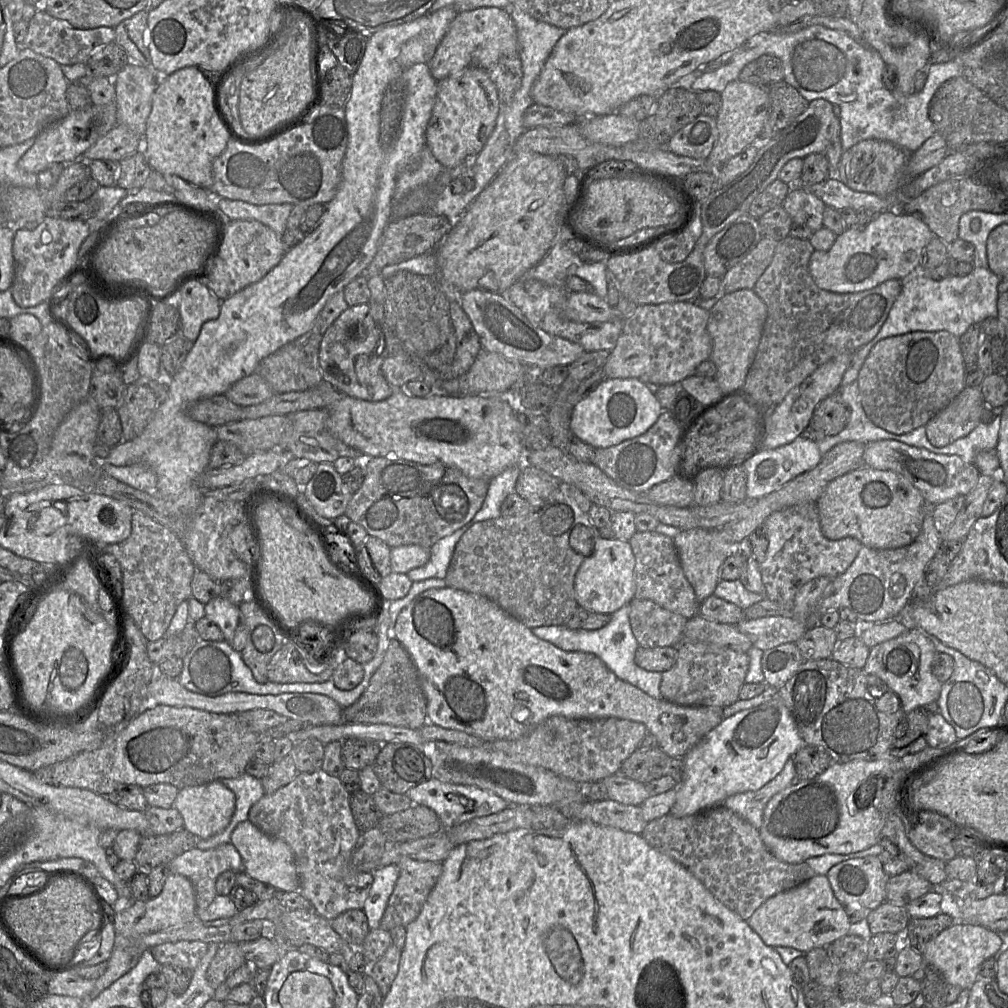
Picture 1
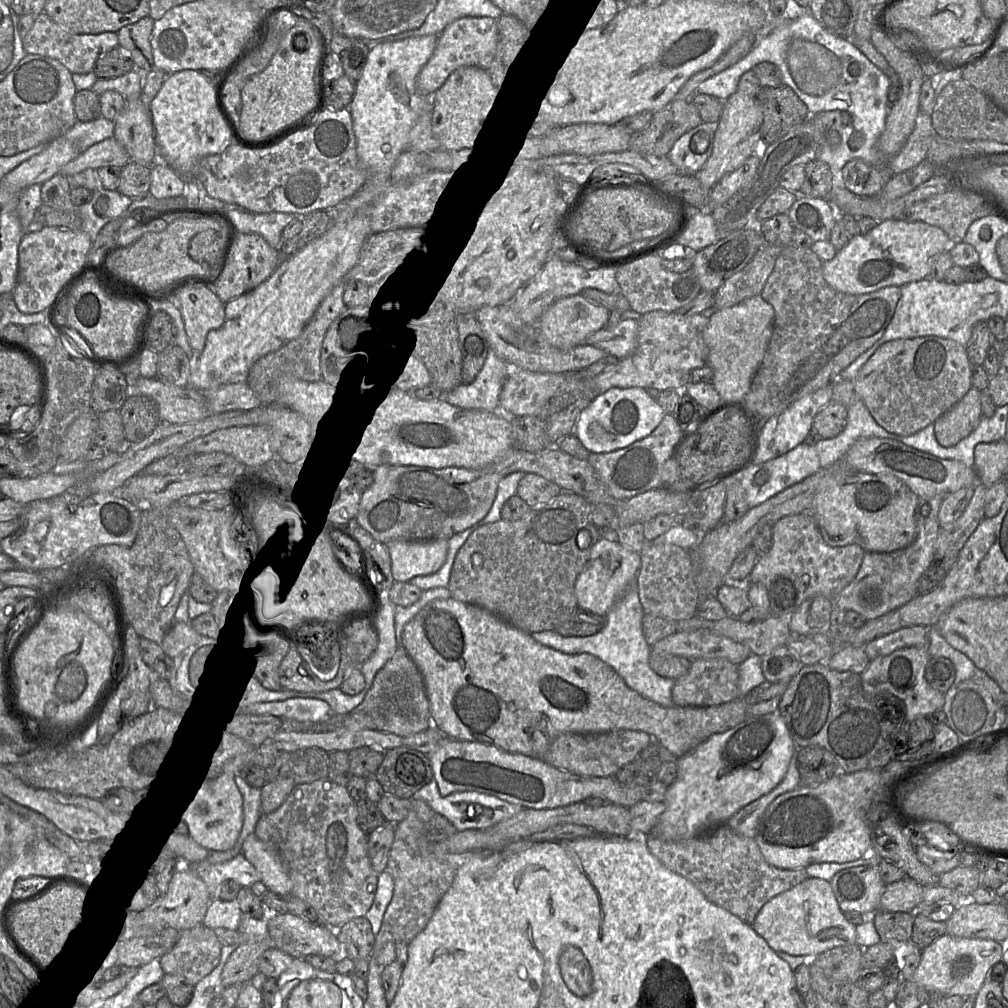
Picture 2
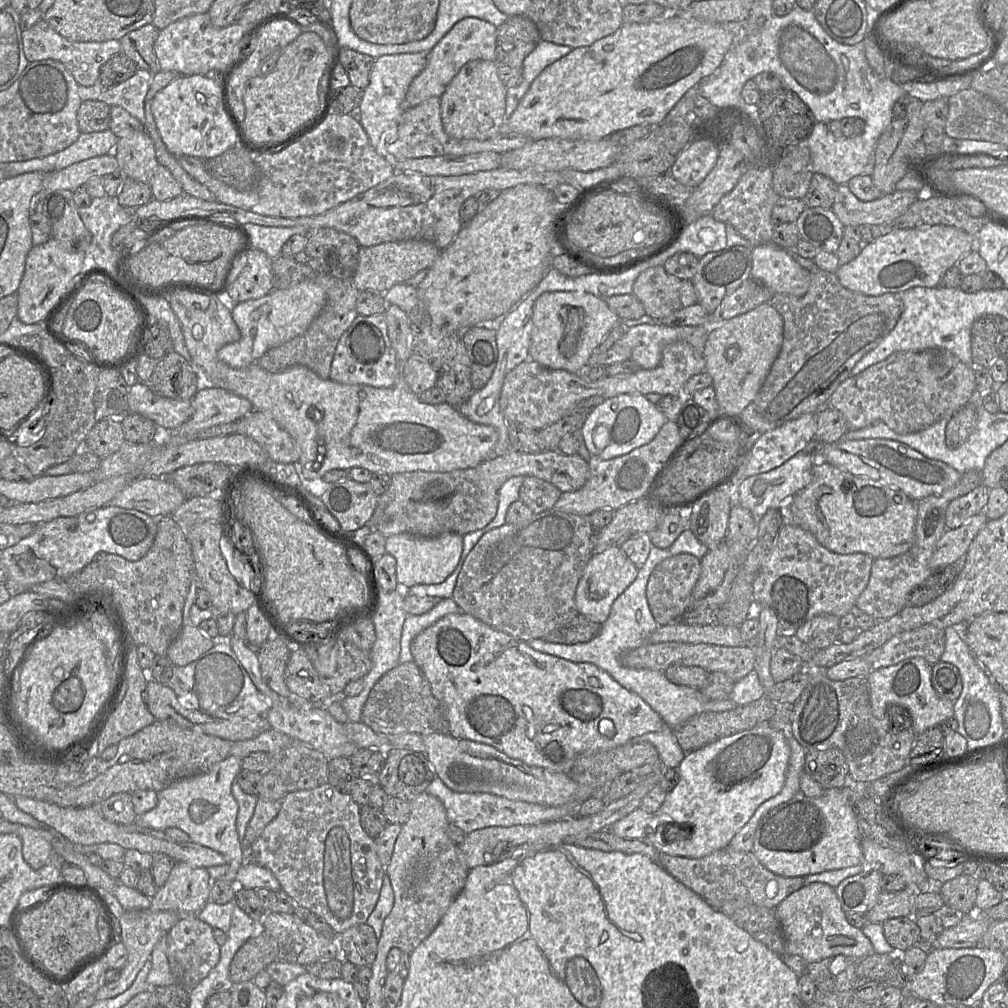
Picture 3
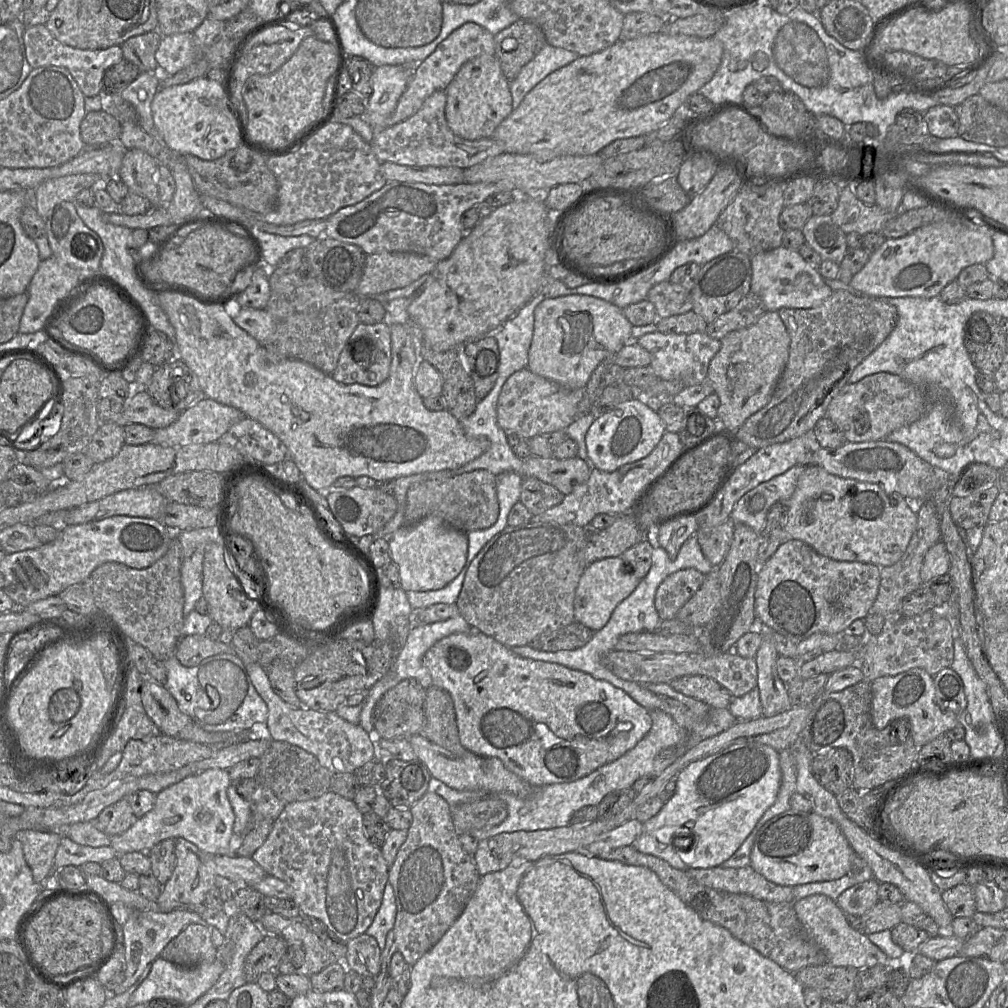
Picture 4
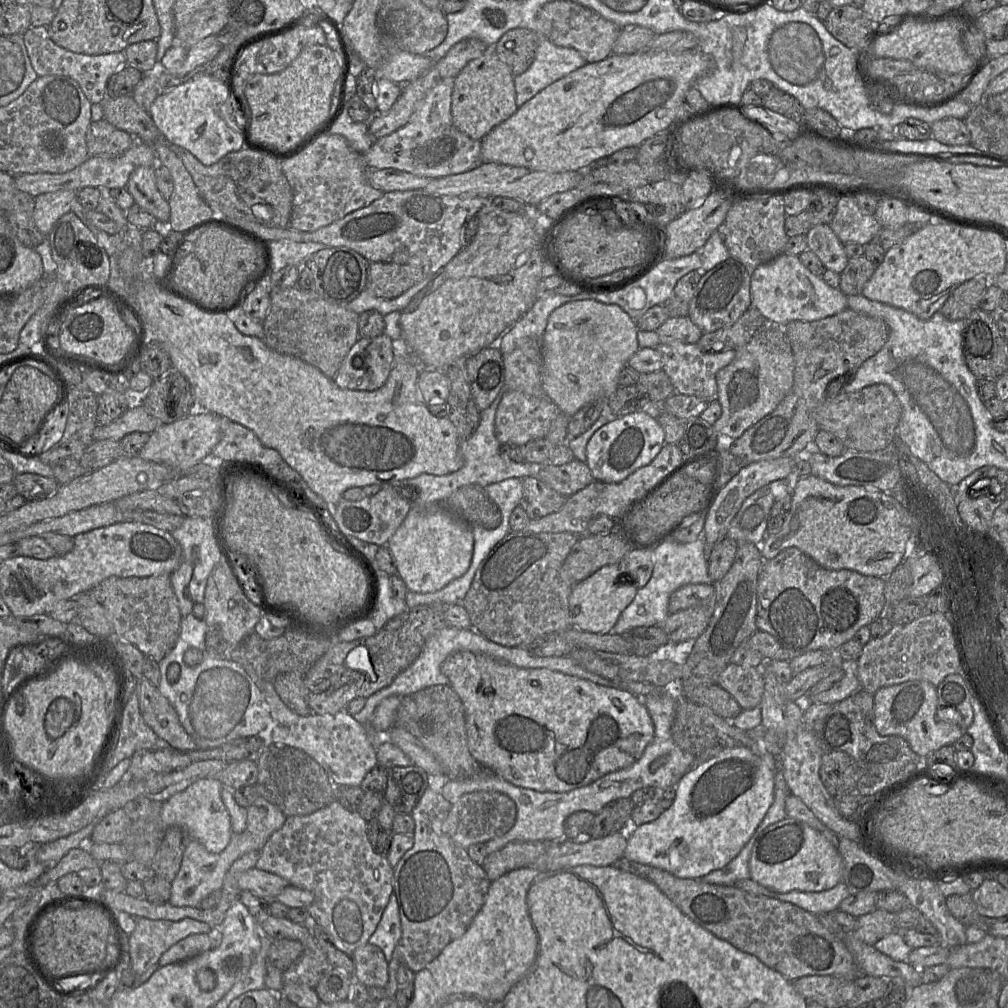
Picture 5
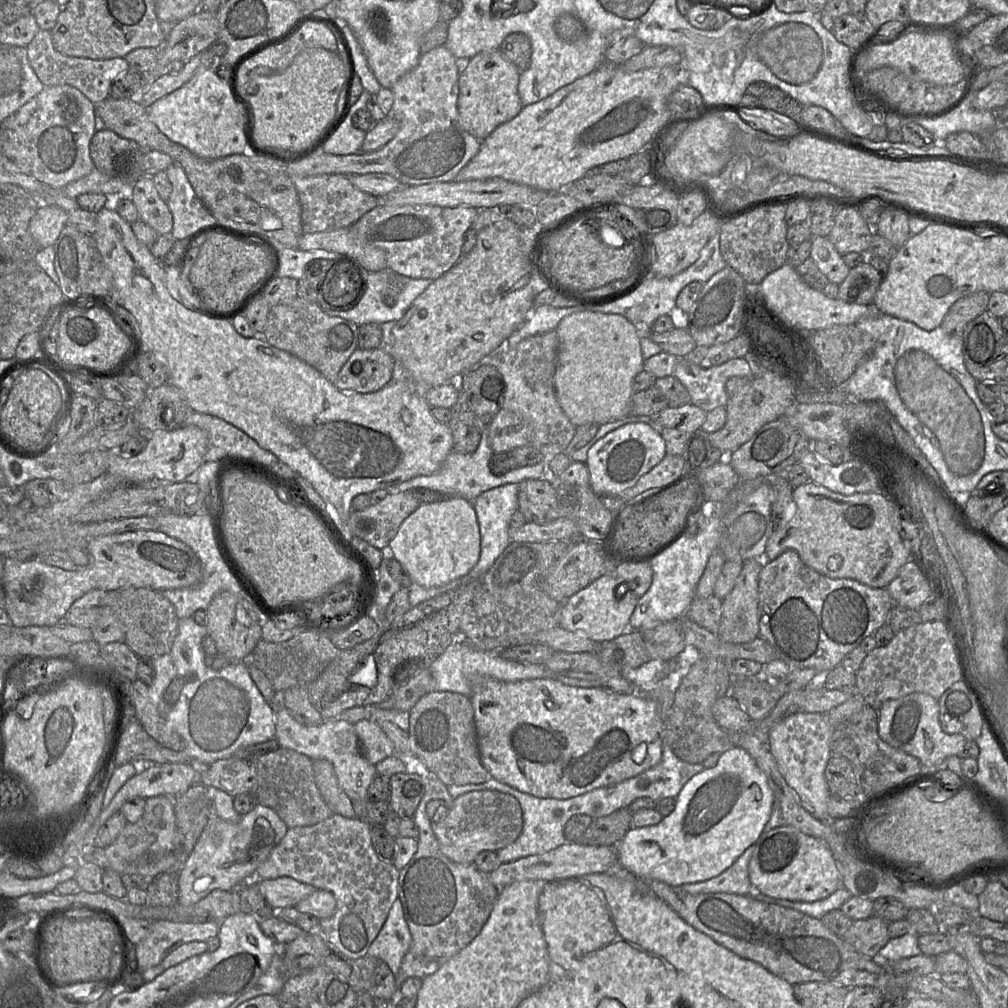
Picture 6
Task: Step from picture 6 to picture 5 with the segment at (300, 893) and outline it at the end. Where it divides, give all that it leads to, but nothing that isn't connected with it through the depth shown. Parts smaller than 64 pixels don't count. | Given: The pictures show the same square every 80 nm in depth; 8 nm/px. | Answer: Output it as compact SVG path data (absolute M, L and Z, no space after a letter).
M253 867L239 874L238 885L241 890L251 891L269 903L277 900L280 892L290 884L277 874Z

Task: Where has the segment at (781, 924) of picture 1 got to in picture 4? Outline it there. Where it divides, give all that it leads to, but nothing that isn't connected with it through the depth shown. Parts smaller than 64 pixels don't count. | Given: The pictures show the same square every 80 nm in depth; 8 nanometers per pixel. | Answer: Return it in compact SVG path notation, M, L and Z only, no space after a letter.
M816 894L796 900L793 902L793 908L803 929L824 951L829 964L853 967L860 970L875 965L899 967L905 961L889 958L869 940L866 934L853 929L837 902L826 895Z

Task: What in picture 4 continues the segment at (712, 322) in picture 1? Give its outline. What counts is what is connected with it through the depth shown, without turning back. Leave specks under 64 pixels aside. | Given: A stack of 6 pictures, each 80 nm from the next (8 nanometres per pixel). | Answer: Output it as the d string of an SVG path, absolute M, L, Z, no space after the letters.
M765 311L755 324L734 330L720 340L720 349L711 360L707 372L707 380L711 382L713 392L718 395L720 400L716 436L723 437L730 443L744 422L770 401L788 362L789 350L790 338L785 325L778 312L773 311Z

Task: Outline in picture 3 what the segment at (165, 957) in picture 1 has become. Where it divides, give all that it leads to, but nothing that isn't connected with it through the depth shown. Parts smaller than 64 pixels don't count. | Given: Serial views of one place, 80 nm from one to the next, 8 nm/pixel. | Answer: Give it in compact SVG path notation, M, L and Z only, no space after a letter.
M182 916L167 936L167 959L179 983L192 989L204 979L220 959L220 945L216 942L213 928L196 916Z

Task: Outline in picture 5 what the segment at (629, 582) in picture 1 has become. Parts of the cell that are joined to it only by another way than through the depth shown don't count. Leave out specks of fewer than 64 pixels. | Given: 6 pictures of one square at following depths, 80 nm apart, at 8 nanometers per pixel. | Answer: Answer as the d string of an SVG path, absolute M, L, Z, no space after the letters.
M611 564L601 567L588 578L575 584L569 598L571 627L595 634L609 634L622 611L633 601L637 587L628 583L628 577L622 581L619 565Z

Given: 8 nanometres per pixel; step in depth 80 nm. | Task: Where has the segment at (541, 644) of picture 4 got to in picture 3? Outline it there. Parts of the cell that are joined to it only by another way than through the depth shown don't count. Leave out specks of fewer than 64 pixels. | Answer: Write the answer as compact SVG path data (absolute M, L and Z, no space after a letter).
M578 613L564 625L551 632L547 632L542 639L551 643L567 645L584 643L595 638L600 632L601 627L601 624Z

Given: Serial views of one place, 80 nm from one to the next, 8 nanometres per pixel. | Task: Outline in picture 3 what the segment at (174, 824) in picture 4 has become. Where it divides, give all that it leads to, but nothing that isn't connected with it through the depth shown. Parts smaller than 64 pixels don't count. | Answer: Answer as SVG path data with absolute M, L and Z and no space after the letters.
M229 755L209 771L178 780L158 792L158 803L150 811L138 815L135 822L153 830L164 831L176 827L184 831L192 842L208 847L226 859L226 864L206 868L212 879L234 882L239 867L247 861L245 848L239 841L236 820L238 803L232 794L232 783L241 771L242 759Z

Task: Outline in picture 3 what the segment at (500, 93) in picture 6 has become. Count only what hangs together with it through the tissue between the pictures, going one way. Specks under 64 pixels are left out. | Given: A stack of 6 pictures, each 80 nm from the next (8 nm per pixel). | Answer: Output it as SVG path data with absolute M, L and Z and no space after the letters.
M494 61L466 63L440 96L441 119L445 132L456 139L491 139L504 127L507 88L500 80Z

